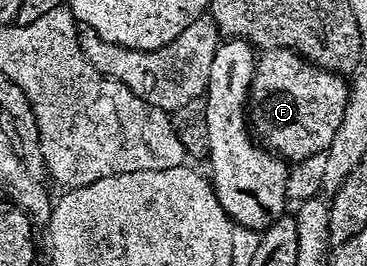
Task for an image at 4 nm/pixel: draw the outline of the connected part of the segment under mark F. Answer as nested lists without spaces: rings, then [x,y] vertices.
[[[266,49],[259,56],[250,90],[250,128],[259,144],[280,154],[289,163],[327,153],[330,143],[334,143],[338,135],[338,129],[342,127],[342,117],[346,115],[349,82],[341,74],[312,65],[289,49]]]

